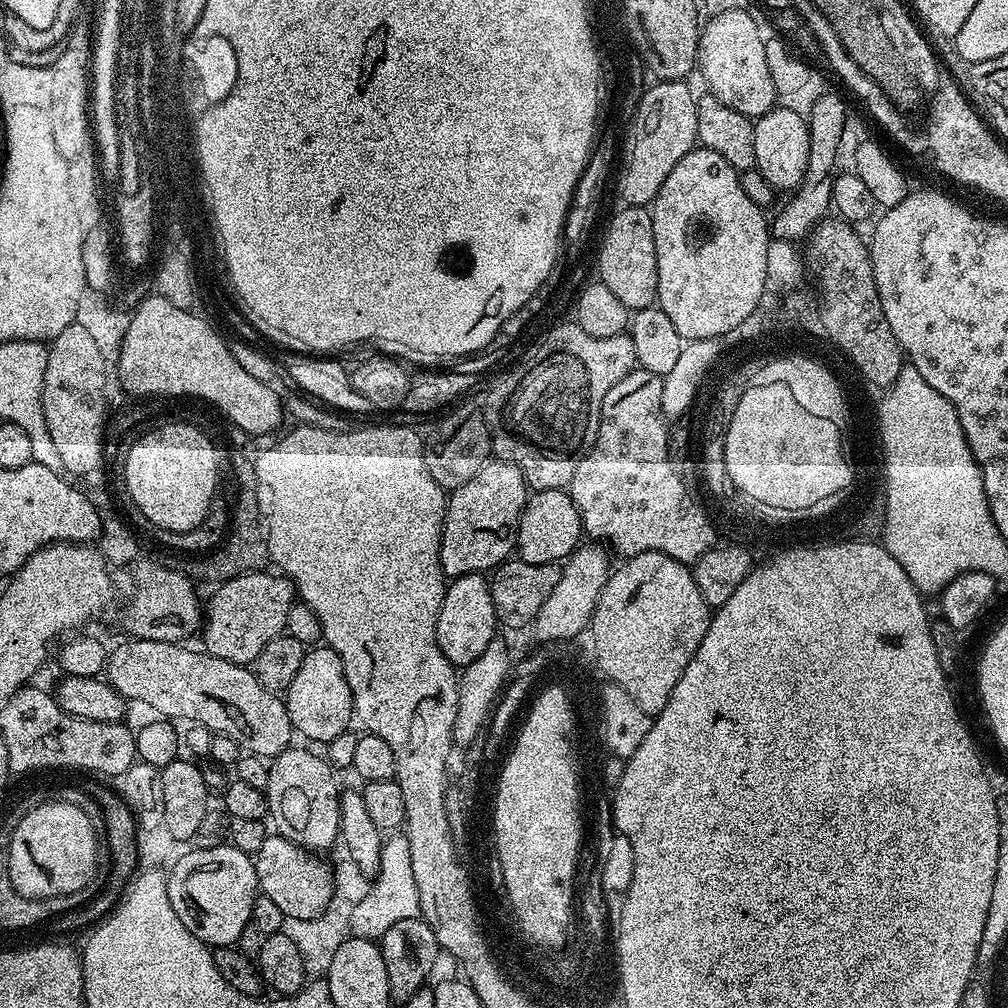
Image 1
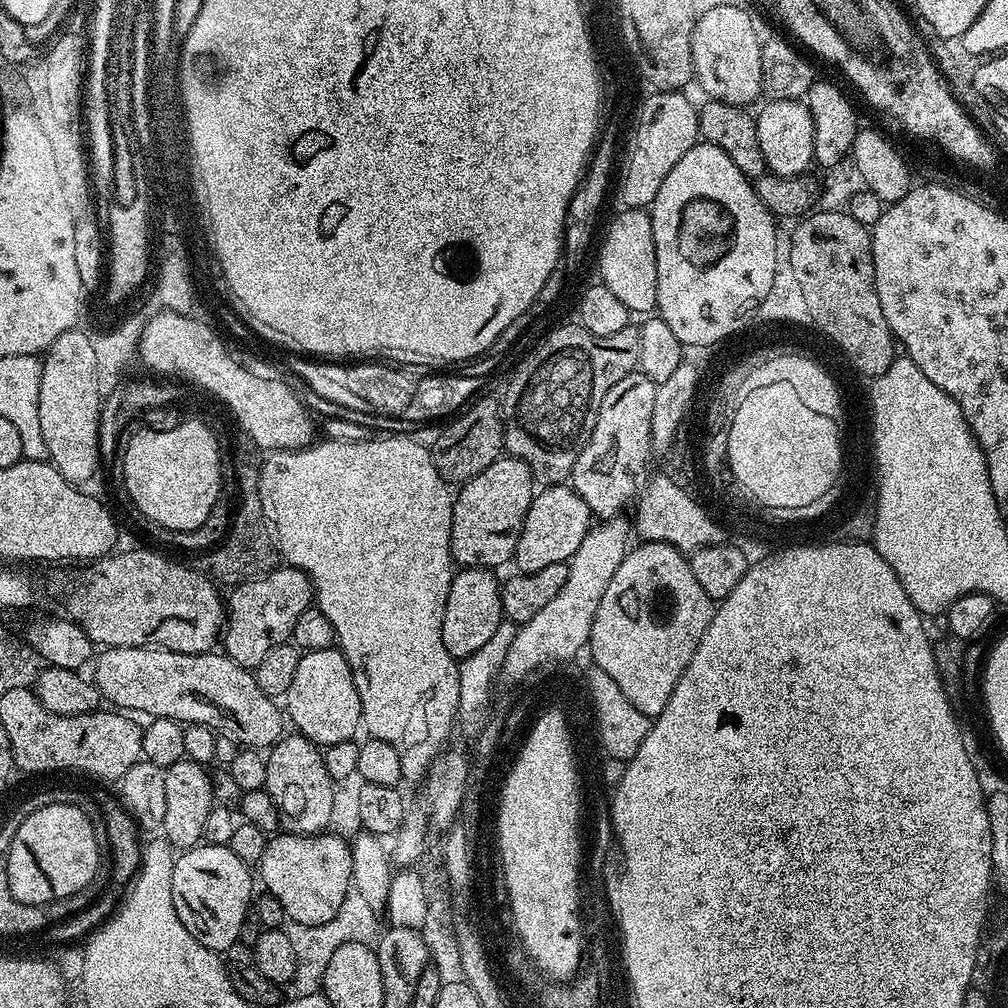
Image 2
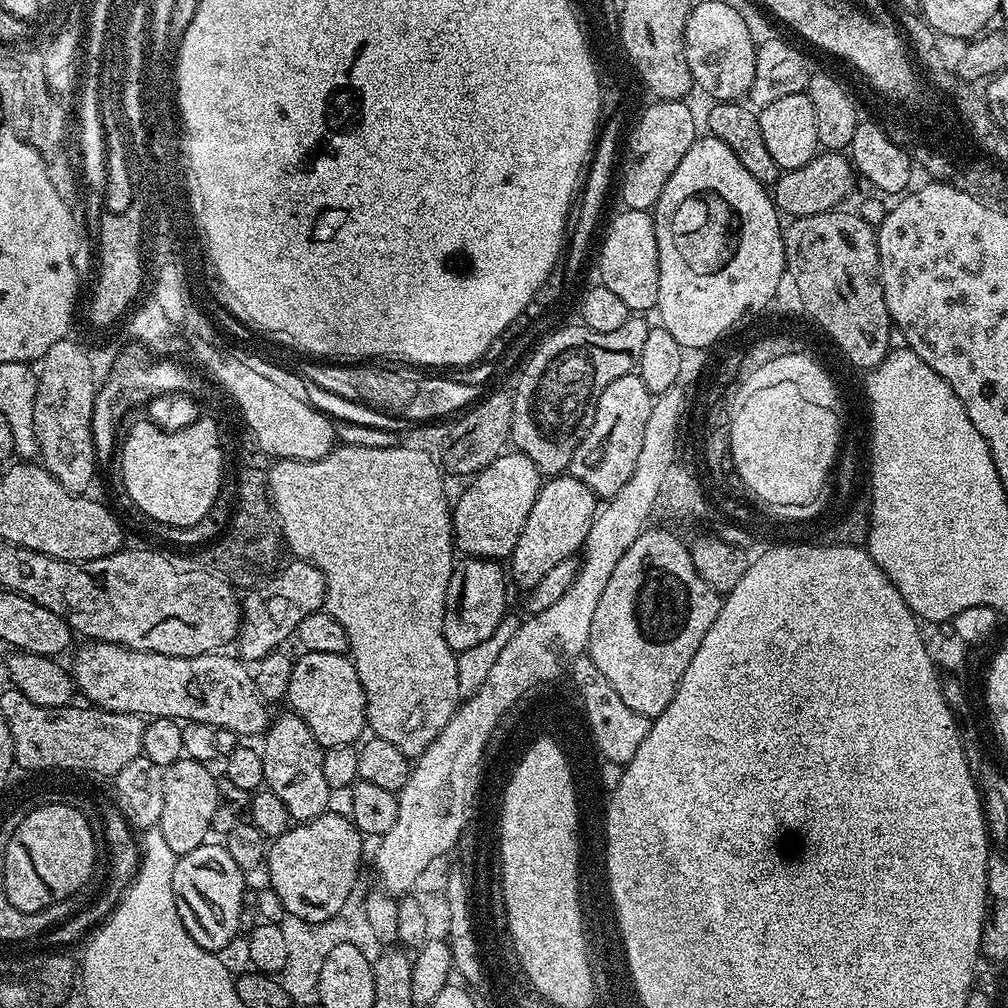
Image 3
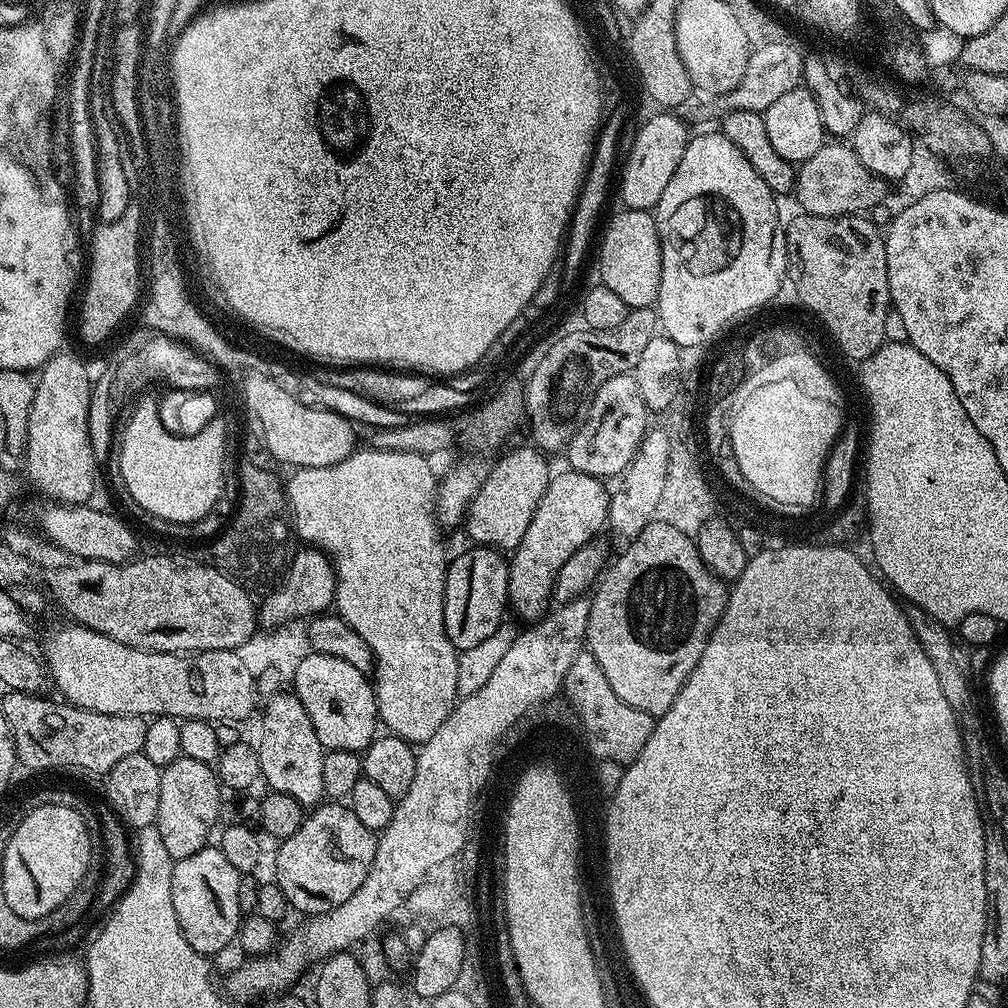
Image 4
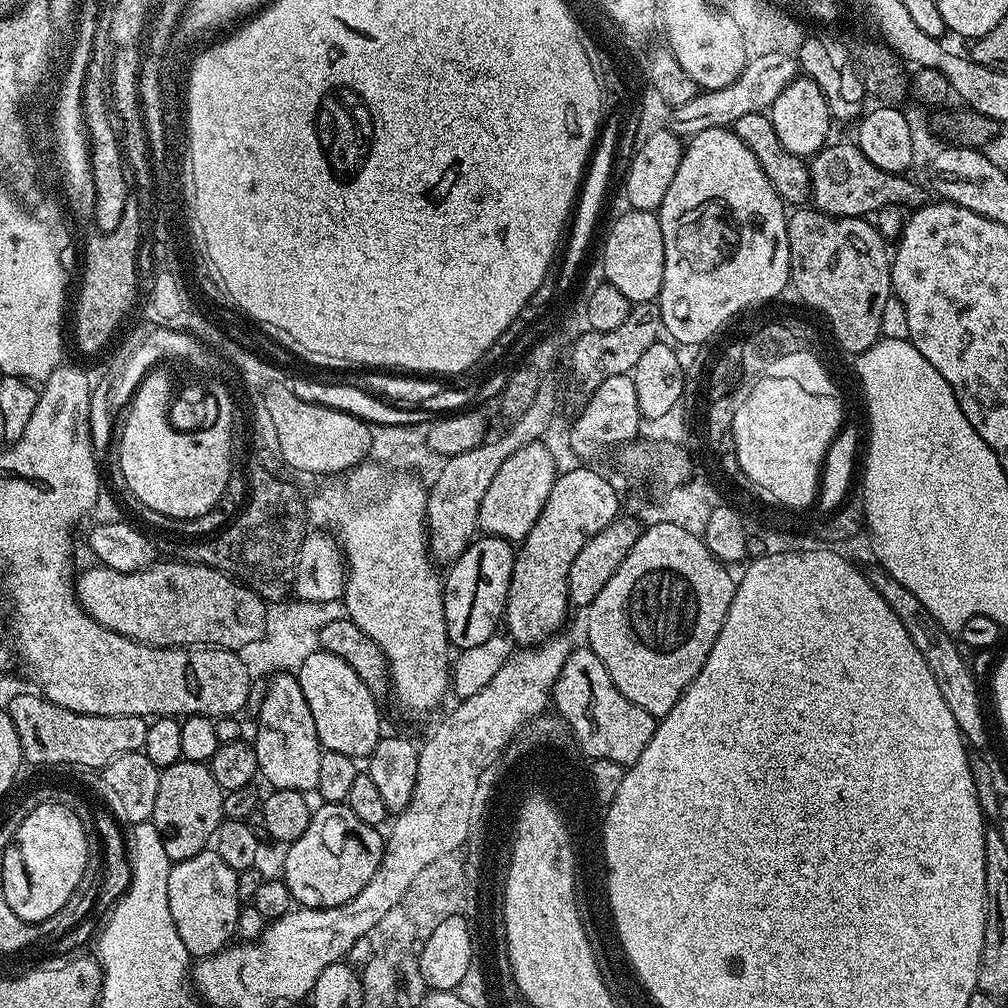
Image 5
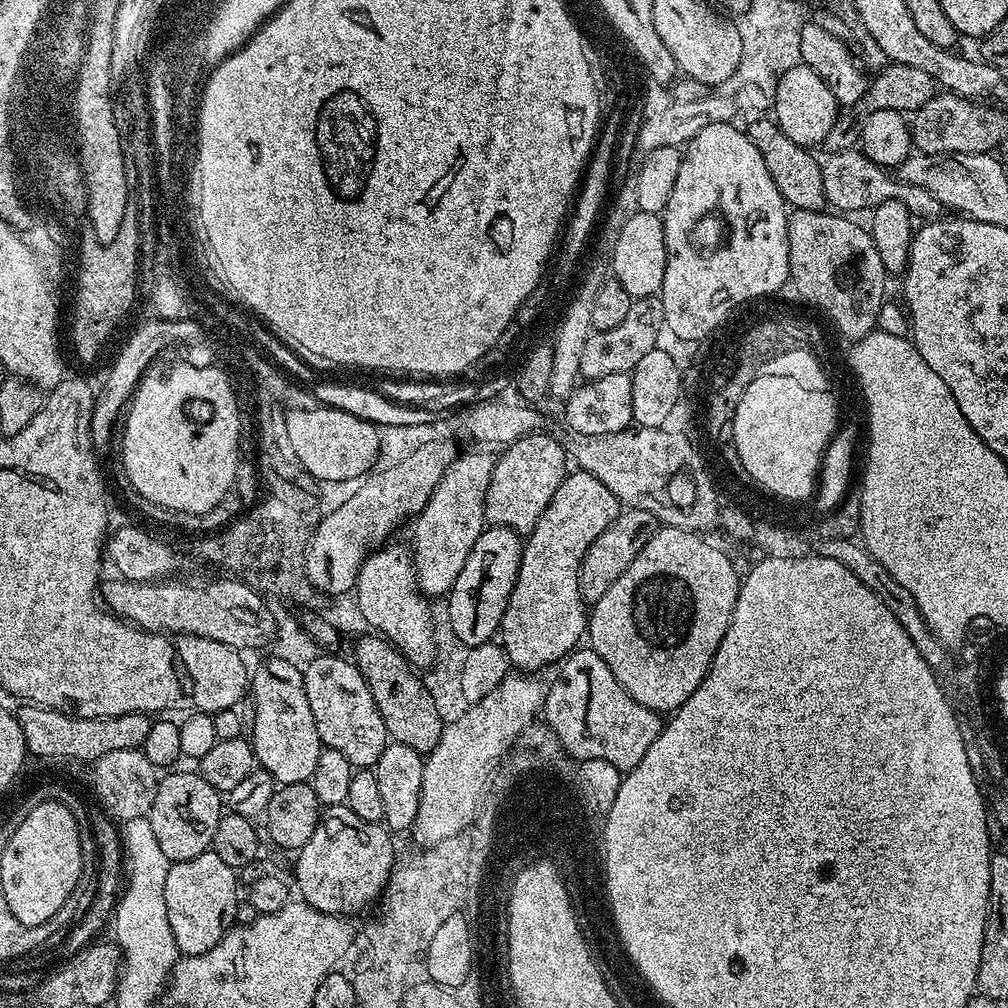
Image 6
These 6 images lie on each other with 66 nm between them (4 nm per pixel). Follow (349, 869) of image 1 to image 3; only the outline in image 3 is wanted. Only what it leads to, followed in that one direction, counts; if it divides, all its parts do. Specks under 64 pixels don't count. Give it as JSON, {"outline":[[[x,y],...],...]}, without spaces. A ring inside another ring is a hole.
{"outline":[[[345,910],[324,923],[308,923],[304,919],[298,918],[297,915],[285,913],[280,929],[285,935],[286,946],[289,947],[289,957],[287,966],[280,973],[278,981],[295,1005],[310,1006],[313,1004],[314,1006],[319,1003],[318,974],[321,973],[322,965],[327,955],[334,950],[334,946],[357,945],[373,962],[381,957],[384,948],[375,936],[373,927],[368,923],[366,917],[359,913],[356,914],[350,914]]]}

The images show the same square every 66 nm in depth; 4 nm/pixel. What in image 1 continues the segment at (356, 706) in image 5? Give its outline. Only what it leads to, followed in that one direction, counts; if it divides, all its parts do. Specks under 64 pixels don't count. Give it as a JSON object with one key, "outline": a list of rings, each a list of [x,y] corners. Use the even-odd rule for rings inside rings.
{"outline":[[[316,646],[305,651],[302,666],[294,674],[286,693],[288,717],[293,729],[305,736],[305,741],[327,742],[338,738],[338,734],[349,731],[353,723],[352,695],[342,670],[342,658],[327,646]]]}

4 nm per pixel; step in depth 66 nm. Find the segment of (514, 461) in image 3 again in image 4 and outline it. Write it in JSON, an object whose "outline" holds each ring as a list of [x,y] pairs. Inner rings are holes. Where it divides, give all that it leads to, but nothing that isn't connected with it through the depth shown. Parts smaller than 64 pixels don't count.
{"outline":[[[535,446],[527,447],[508,453],[494,466],[479,494],[473,498],[467,512],[466,527],[469,538],[476,540],[472,542],[477,545],[497,550],[515,550],[522,542],[540,499],[546,494],[550,479],[549,457]]]}

